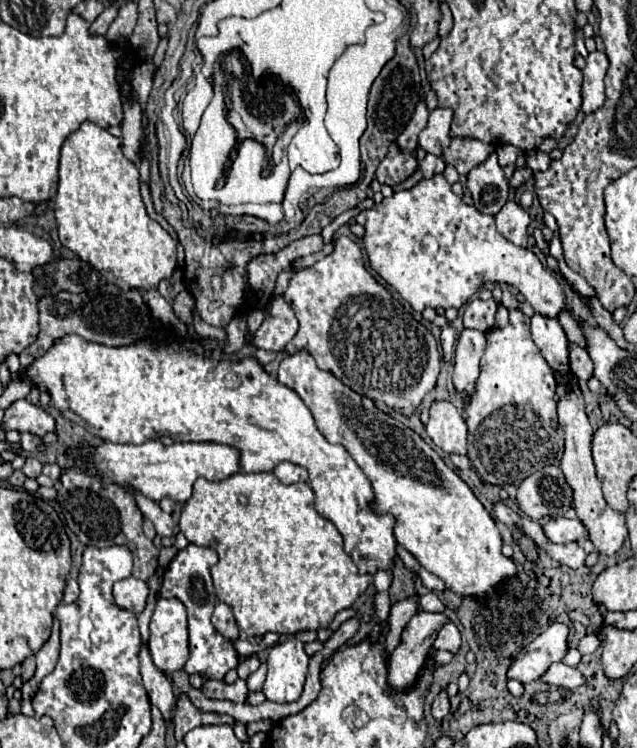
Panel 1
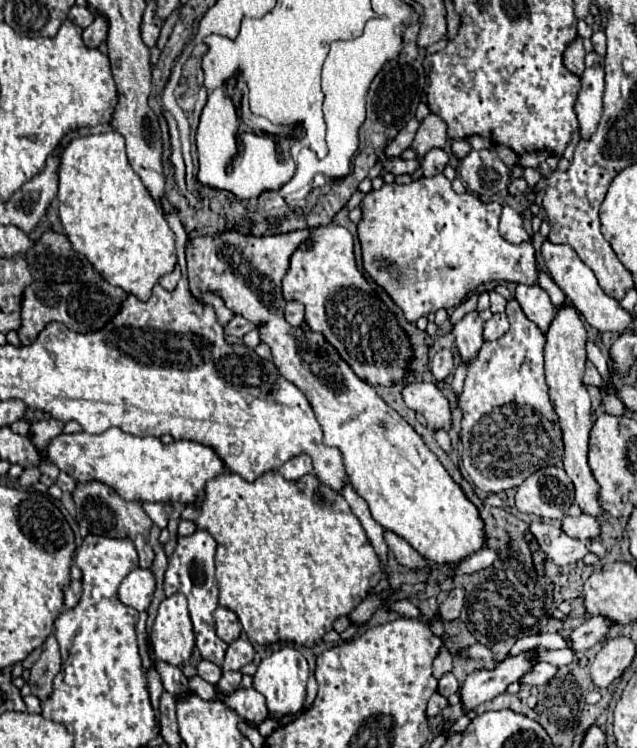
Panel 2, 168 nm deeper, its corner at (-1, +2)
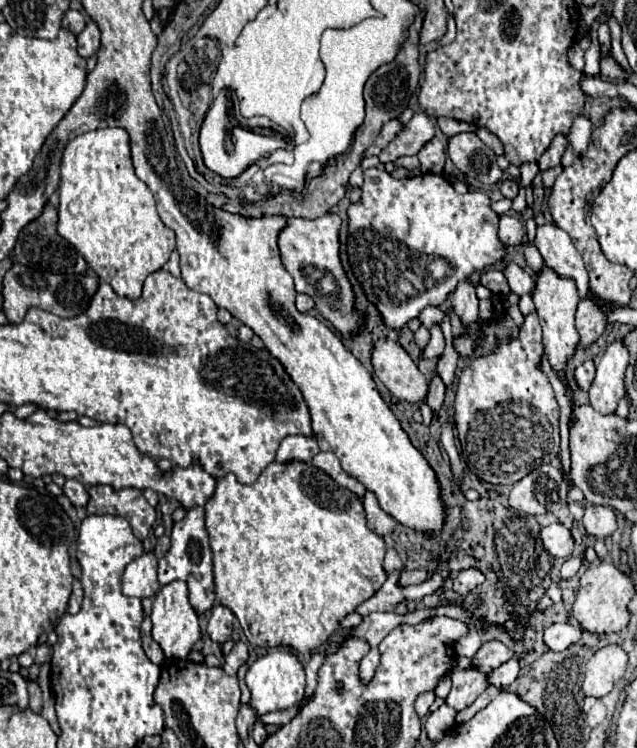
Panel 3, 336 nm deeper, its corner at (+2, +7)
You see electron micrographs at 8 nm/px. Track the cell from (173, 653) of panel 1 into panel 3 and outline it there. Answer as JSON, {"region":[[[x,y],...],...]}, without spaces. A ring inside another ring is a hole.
{"region":[[[177,579],[177,581],[169,583],[169,585],[163,585],[161,591],[155,595],[151,621],[153,621],[153,639],[161,645],[165,657],[187,659],[187,655],[189,655],[193,643],[201,637],[197,611],[191,607],[187,583],[181,581],[181,579]]]}

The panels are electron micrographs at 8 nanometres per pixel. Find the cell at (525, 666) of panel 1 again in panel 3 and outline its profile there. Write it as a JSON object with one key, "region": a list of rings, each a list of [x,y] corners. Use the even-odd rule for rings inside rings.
{"region":[[[475,667],[469,669],[459,669],[451,673],[451,693],[445,699],[449,707],[453,707],[455,711],[463,711],[467,709],[485,689],[487,689],[487,675],[479,673]]]}

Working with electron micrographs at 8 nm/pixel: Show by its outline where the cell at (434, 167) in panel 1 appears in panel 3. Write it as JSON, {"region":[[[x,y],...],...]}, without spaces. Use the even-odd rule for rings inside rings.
{"region":[[[433,137],[429,143],[423,145],[423,149],[417,153],[419,161],[421,161],[421,173],[443,173],[443,165],[445,165],[445,147],[443,143]]]}

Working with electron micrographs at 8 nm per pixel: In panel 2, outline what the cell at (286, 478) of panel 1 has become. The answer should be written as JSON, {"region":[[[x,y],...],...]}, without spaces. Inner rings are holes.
{"region":[[[306,454],[290,458],[286,464],[282,464],[278,468],[278,472],[282,474],[284,480],[298,480],[298,478],[302,478],[302,476],[306,476],[306,474],[312,472],[312,460]]]}

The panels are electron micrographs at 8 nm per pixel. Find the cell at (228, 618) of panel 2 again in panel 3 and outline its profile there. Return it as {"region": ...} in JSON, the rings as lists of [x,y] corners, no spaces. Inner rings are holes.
{"region":[[[215,603],[213,605],[213,615],[211,615],[209,625],[207,625],[207,633],[209,633],[211,641],[215,641],[219,645],[229,641],[231,639],[231,625],[233,625],[233,621],[235,621],[235,615],[227,607]]]}

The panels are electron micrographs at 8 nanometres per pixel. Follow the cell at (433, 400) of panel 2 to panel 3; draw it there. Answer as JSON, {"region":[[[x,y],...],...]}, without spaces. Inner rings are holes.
{"region":[[[387,337],[375,341],[371,365],[375,375],[383,381],[395,399],[409,403],[425,401],[429,383],[397,341]]]}

